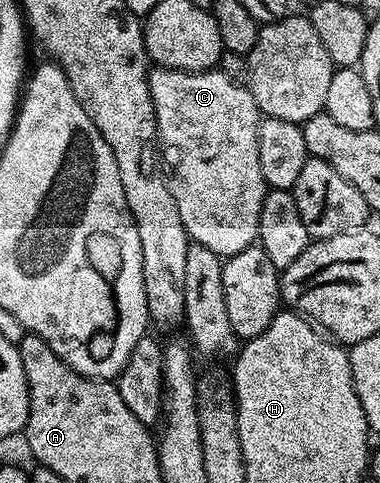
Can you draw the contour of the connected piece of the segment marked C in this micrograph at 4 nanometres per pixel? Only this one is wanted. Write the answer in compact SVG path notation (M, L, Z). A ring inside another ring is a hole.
M152 68L147 74L149 79L149 95L153 99L153 111L157 119L157 142L158 152L161 154L161 165L165 170L165 180L169 187L169 195L173 195L173 203L177 203L177 211L181 215L181 223L185 227L188 238L194 244L201 247L209 247L221 259L226 259L245 251L251 245L256 244L259 232L257 223L261 219L261 203L265 199L269 186L263 181L261 175L261 159L257 159L257 131L261 114L257 103L254 102L251 90L246 84L229 79L225 74L218 71L206 73L186 73L176 69Z

